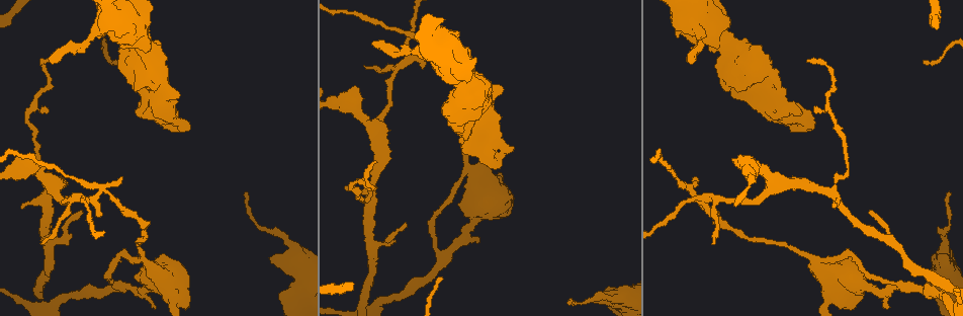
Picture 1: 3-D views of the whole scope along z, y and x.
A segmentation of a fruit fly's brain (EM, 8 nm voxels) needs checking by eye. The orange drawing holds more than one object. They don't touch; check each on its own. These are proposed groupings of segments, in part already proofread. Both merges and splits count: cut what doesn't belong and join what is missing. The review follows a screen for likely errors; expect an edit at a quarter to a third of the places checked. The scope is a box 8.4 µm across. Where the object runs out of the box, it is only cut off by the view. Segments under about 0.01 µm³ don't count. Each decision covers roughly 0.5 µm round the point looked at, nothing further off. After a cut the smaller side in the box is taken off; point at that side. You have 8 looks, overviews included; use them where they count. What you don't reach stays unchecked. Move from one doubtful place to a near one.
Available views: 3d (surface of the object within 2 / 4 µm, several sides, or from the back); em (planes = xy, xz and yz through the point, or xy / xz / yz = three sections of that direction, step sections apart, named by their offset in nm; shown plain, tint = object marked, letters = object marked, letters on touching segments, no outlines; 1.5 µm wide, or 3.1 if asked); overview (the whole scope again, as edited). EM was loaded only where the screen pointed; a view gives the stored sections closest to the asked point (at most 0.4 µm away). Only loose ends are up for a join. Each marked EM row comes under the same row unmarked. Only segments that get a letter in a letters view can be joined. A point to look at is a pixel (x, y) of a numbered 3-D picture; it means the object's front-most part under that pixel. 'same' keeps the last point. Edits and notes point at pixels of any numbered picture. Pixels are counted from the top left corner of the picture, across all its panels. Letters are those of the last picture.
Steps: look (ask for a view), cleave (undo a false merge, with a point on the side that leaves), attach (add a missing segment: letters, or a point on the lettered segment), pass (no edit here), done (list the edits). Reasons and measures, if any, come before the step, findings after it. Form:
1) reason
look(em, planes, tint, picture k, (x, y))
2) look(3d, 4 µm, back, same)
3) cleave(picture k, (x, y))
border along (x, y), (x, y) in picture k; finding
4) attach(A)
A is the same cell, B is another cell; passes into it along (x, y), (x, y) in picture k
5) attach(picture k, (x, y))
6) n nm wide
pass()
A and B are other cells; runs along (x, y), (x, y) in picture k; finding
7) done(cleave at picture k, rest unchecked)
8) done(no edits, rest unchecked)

sudden change in width
look(3d, 4 µm, picture 1, (468, 227))

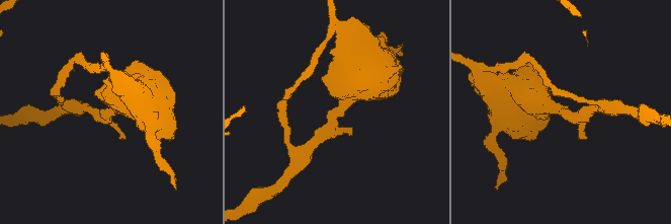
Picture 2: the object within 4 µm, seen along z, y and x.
need the tissue
look(em, planes, tint, picture 2, (565, 114))

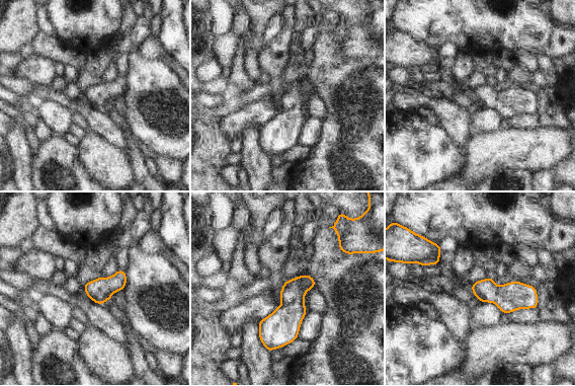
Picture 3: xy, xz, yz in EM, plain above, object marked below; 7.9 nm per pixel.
look(em, planes, letters, same)

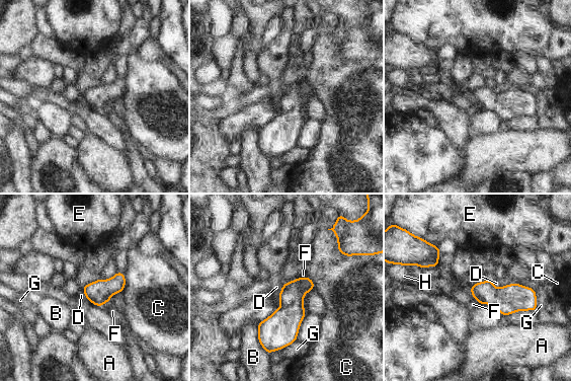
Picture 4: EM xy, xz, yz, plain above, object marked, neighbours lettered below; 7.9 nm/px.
180 nm wide
pass()
A, B, C, D, E, F, G and H are other cells; border along (108, 300), (101, 305) in picture 4; one neuron here

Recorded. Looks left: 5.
thin neck
look(em, planes, letters, picture 1, (698, 46))

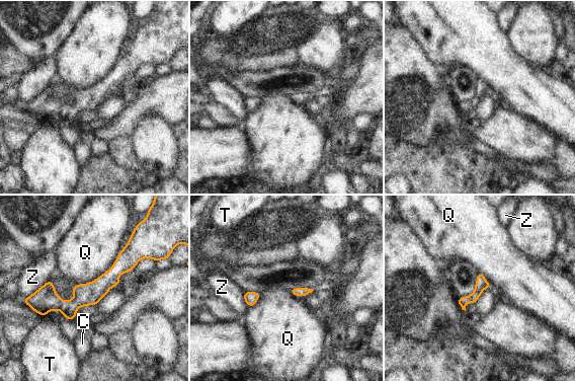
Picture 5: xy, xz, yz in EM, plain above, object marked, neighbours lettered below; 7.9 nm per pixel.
pass()
C, Q, T and Z are other cells; continuous, no second neuron

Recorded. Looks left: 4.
an open end
look(3d, 2 µm, picture 1, (809, 60))

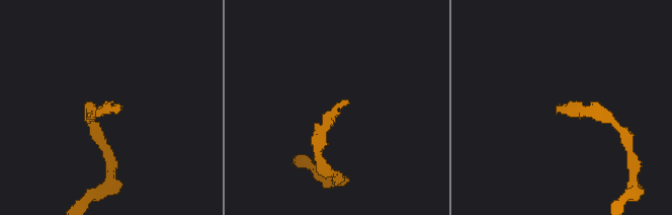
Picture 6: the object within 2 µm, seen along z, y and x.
look(em, planes, letters, picture 6, (343, 101))

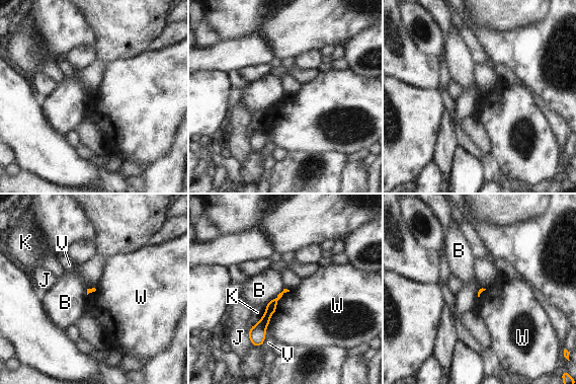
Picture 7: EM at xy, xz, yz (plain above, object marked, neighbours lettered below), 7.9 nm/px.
pass()
B, J, K, V and W are other cells; runs along (273, 302), (257, 332), (255, 342) in picture 7; none of them fits

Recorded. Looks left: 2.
three-way junction
look(3d, 4 µm, picture 1, (103, 188))

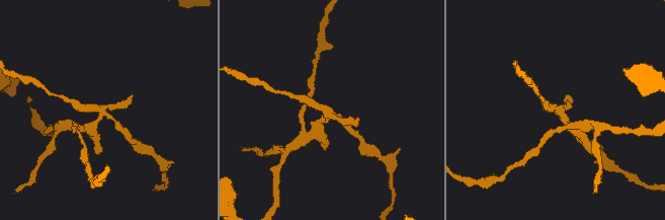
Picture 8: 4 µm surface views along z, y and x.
look(em, planes, letters, picture 8, (332, 117))

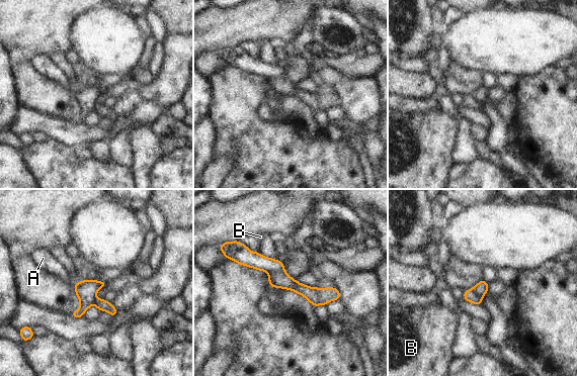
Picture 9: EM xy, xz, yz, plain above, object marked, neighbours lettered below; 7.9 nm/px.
cleave(picture 9, (279, 279))
A and B are other cells; the part that leaves runs along (270, 275), (315, 295), (337, 296) in picture 9; a second neuron is stuck on

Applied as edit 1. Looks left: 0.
done(cleave at picture 9, rest unchecked)

